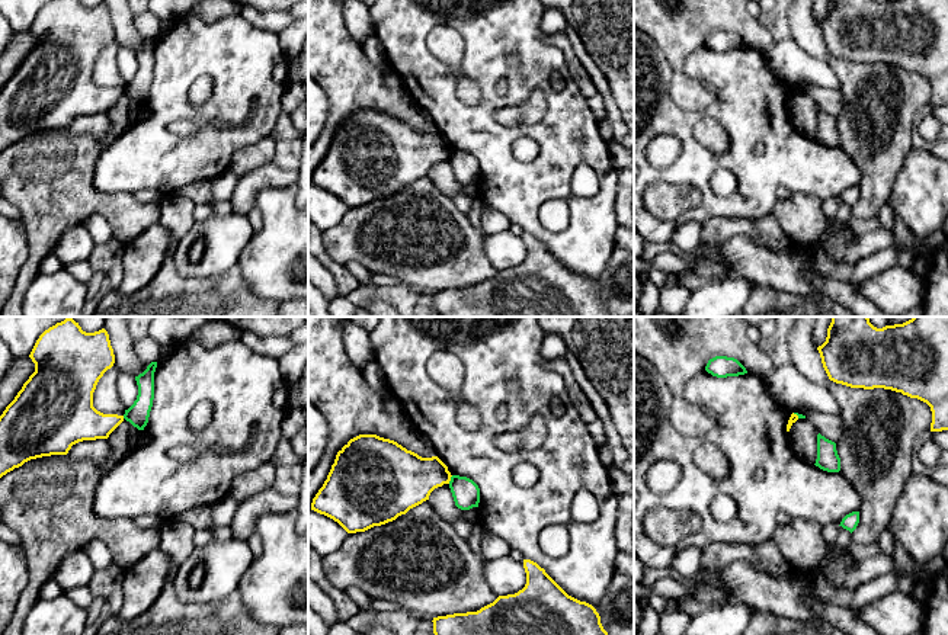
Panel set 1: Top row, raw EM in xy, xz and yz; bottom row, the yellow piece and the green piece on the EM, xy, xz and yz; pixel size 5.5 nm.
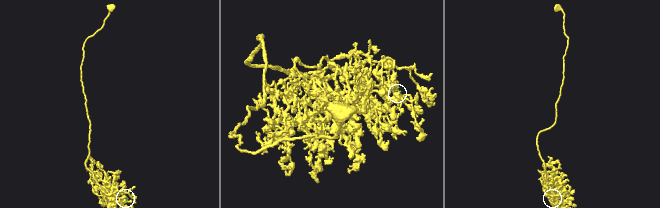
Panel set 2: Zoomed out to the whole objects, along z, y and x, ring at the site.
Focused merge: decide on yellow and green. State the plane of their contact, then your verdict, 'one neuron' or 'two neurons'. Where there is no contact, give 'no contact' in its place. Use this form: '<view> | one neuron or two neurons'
xz | two neurons

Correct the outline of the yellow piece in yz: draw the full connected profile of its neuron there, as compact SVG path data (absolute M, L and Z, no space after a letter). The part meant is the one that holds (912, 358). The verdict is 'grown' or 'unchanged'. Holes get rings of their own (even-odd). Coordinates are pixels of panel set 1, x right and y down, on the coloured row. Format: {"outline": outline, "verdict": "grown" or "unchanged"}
{"outline": "M832 317L832 323L827 328L826 341L822 346L819 346L817 350L820 353L823 368L830 381L851 388L864 388L864 389L884 388L901 392L903 395L907 395L910 398L917 398L931 407L932 411L931 432L948 430L948 317L913 317L912 320L903 324L885 325L883 328L874 327L869 323L868 317Z", "verdict": "unchanged"}

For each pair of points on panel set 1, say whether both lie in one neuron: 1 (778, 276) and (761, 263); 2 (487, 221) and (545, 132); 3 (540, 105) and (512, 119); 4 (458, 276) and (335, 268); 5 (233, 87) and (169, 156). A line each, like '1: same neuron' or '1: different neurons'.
1: same neuron
2: different neurons
3: same neuron
4: different neurons
5: same neuron

